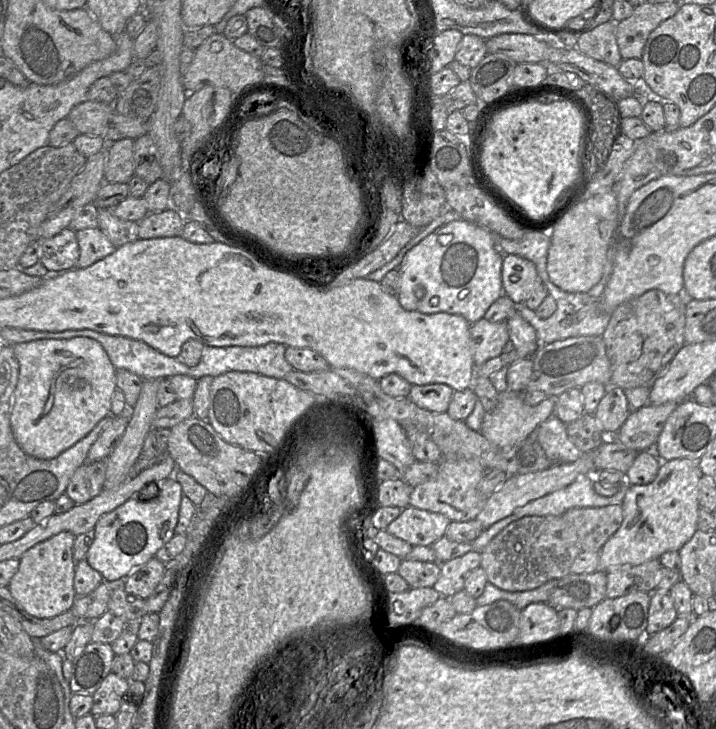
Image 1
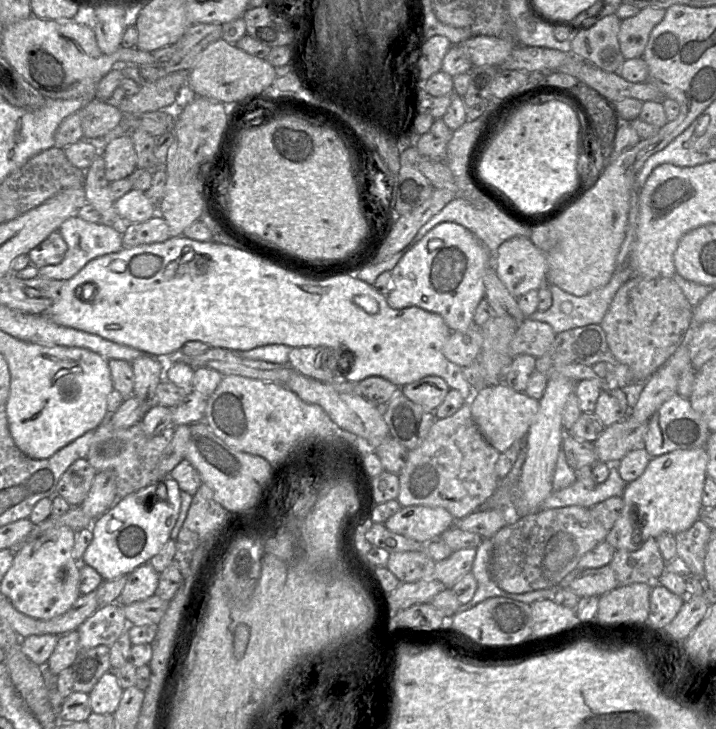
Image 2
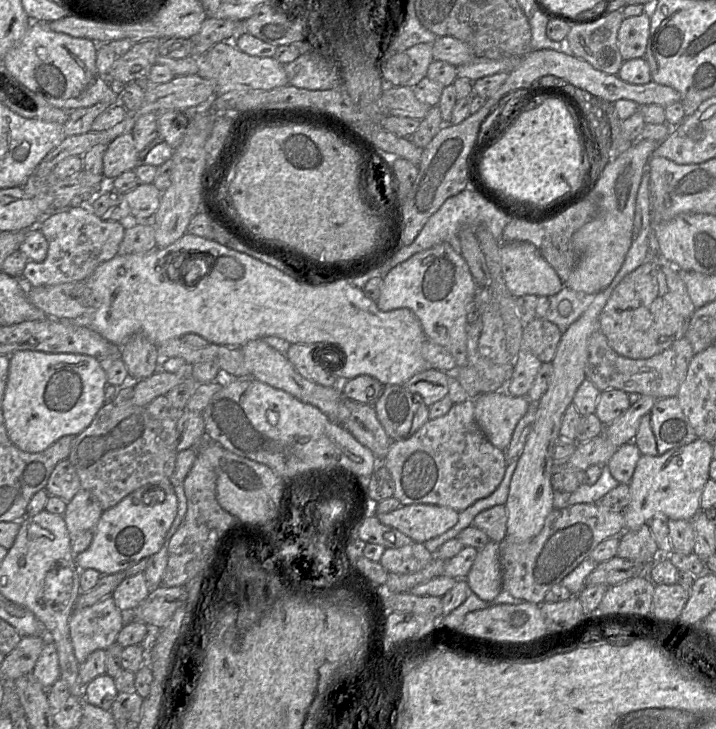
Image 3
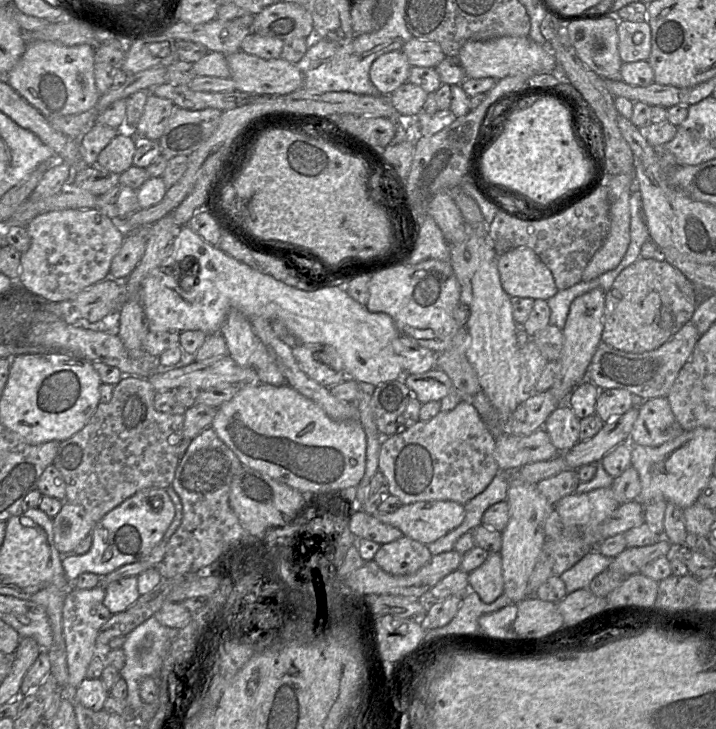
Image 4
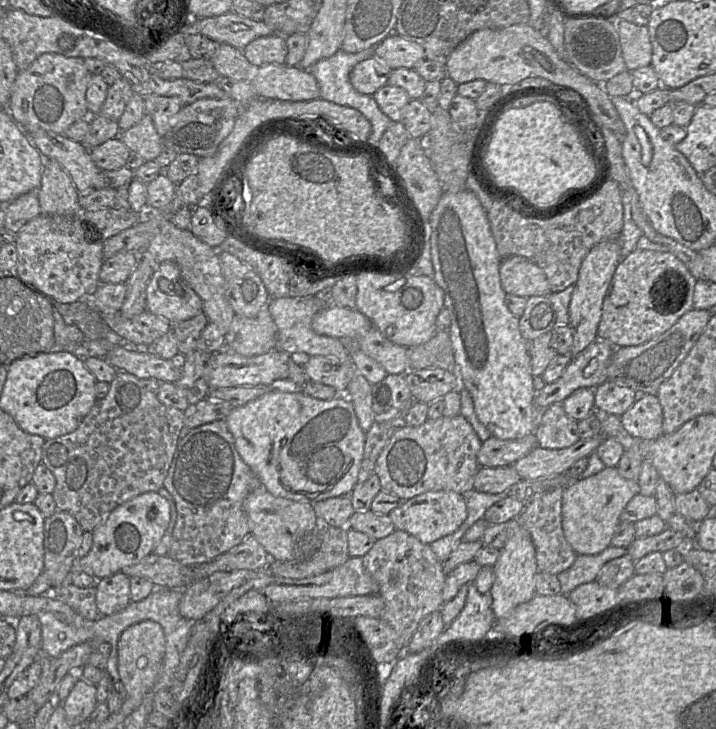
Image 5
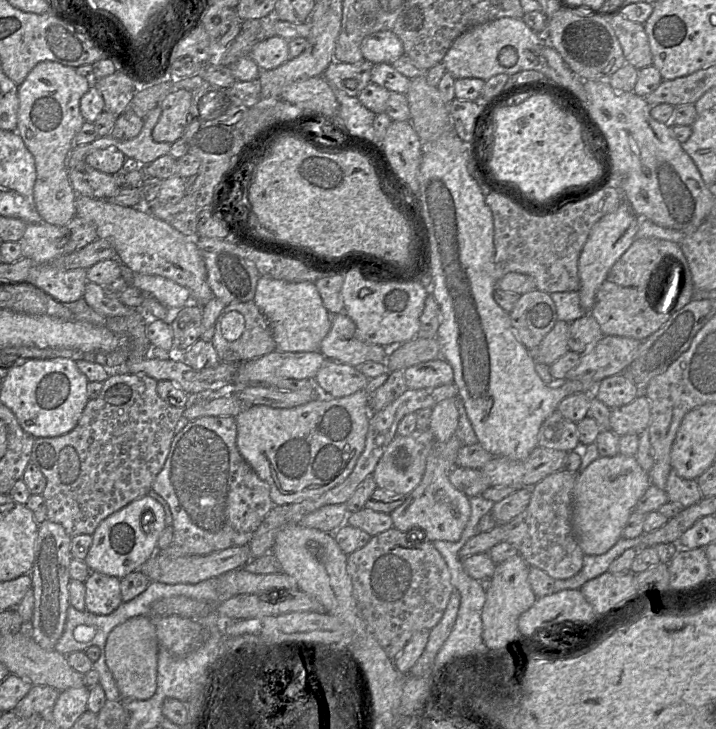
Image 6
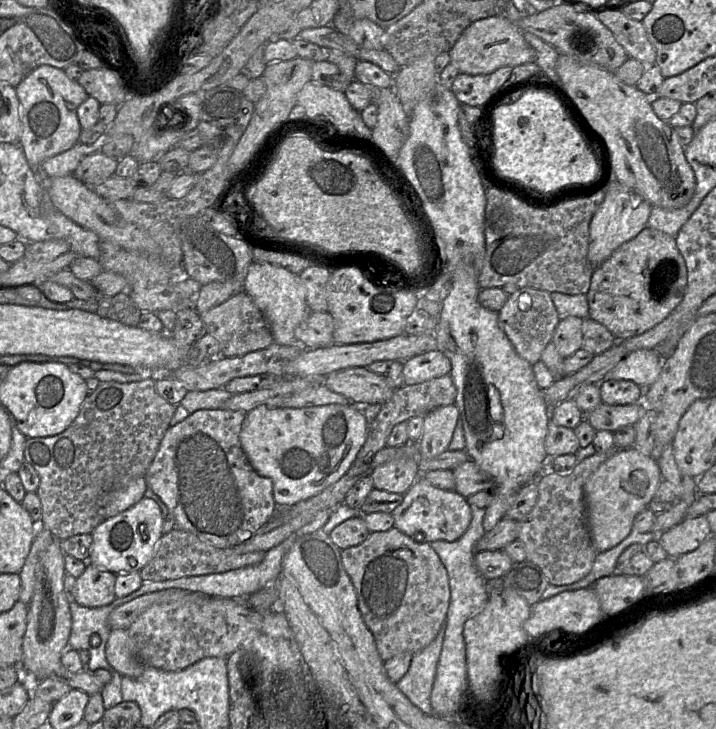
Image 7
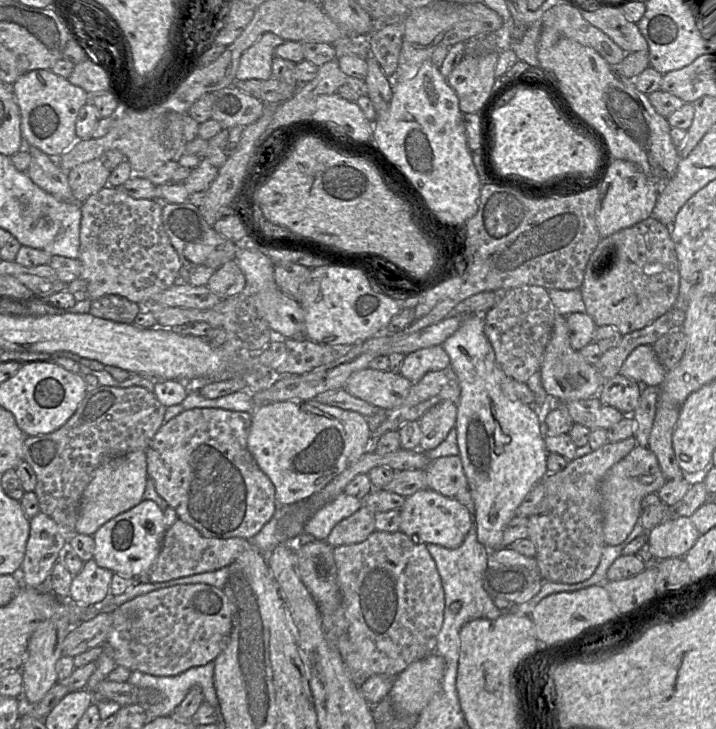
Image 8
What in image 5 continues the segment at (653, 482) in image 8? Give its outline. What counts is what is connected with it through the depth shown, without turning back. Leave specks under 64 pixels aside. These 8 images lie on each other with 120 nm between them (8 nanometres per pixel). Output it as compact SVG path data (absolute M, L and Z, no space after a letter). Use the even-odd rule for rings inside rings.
M605 467L600 472L574 480L562 495L562 529L577 555L596 555L611 545L620 515L628 502L639 493L636 480L623 478L617 467Z

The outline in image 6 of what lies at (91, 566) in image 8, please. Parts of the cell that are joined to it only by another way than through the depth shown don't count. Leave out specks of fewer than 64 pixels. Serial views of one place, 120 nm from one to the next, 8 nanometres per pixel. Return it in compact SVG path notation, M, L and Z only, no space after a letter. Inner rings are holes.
M91 571L84 582L86 610L97 615L112 613L123 602L120 578Z

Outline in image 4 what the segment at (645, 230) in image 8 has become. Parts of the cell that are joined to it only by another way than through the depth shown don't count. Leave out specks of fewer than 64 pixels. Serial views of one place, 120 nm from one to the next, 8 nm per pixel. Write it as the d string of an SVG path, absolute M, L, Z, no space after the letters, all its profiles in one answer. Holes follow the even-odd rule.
M641 257L606 292L601 341L631 353L657 349L692 319L696 307L696 287L680 270L666 260Z

